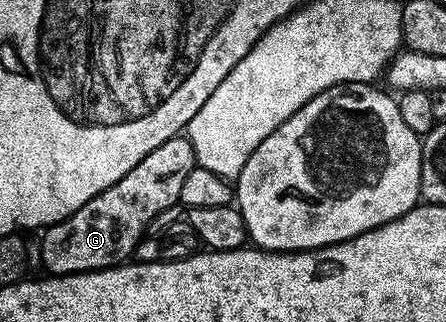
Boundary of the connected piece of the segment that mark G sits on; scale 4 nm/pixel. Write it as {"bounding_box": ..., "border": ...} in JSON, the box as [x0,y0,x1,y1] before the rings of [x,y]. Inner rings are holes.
{"bounding_box":[39,136,197,276],"border":[[[177,136],[166,140],[166,144],[158,144],[154,152],[150,152],[118,184],[110,184],[94,200],[82,204],[78,212],[61,222],[55,222],[39,235],[40,262],[45,266],[47,273],[52,276],[62,274],[85,274],[91,270],[105,270],[111,266],[127,263],[135,255],[136,246],[144,237],[146,231],[159,219],[162,212],[173,209],[182,196],[182,184],[186,176],[190,176],[192,169],[197,166],[192,141],[186,136]]]}

